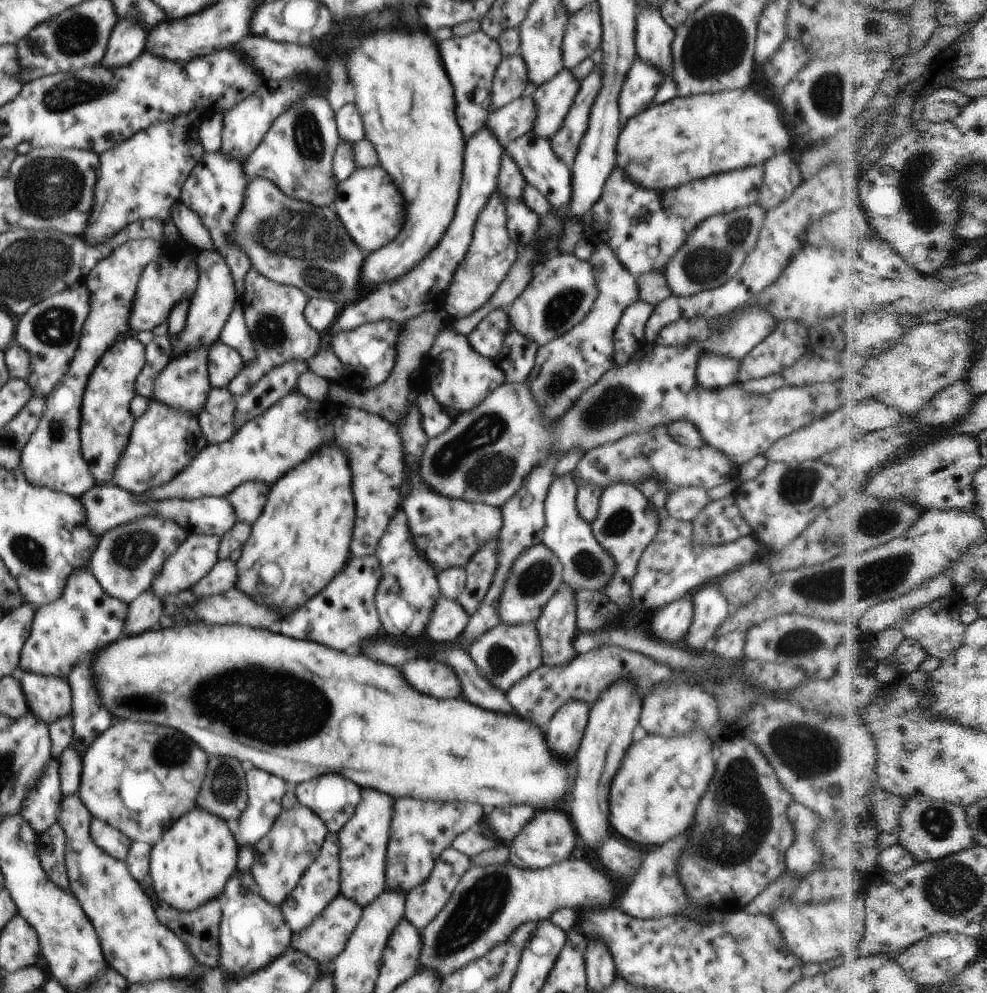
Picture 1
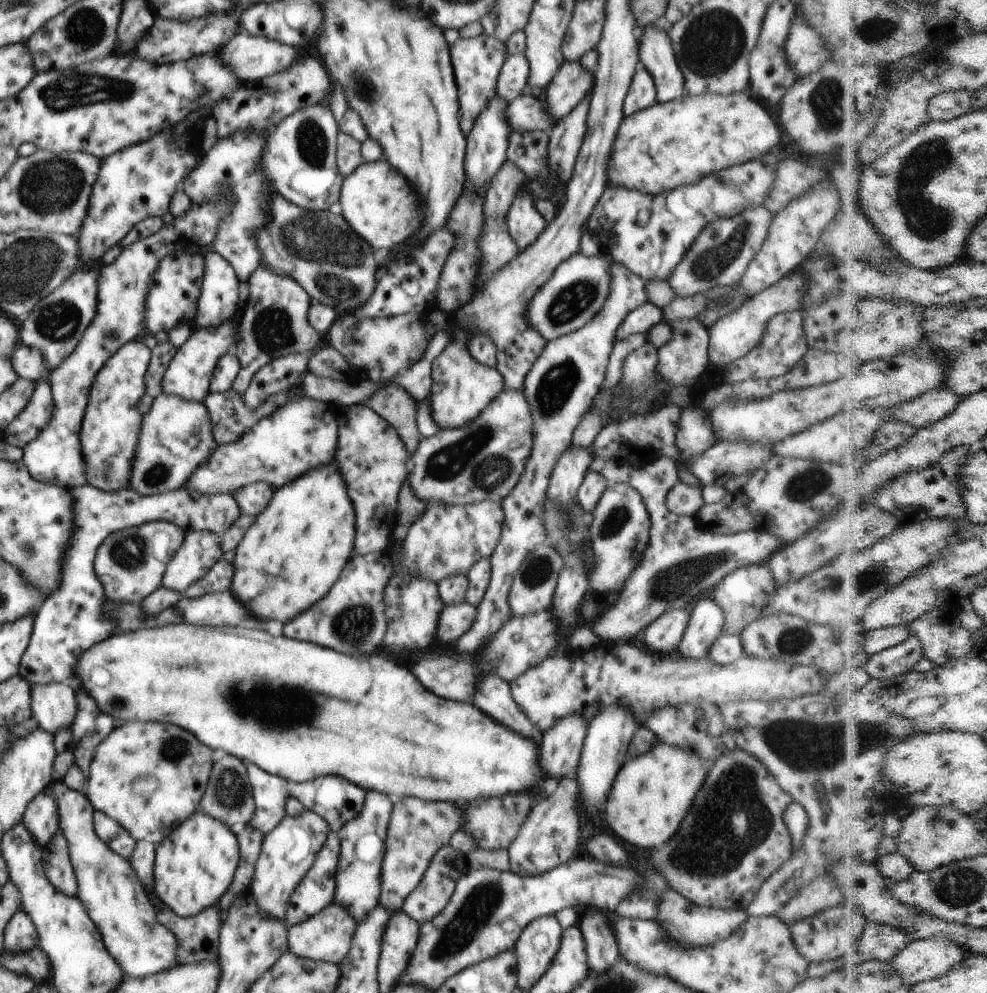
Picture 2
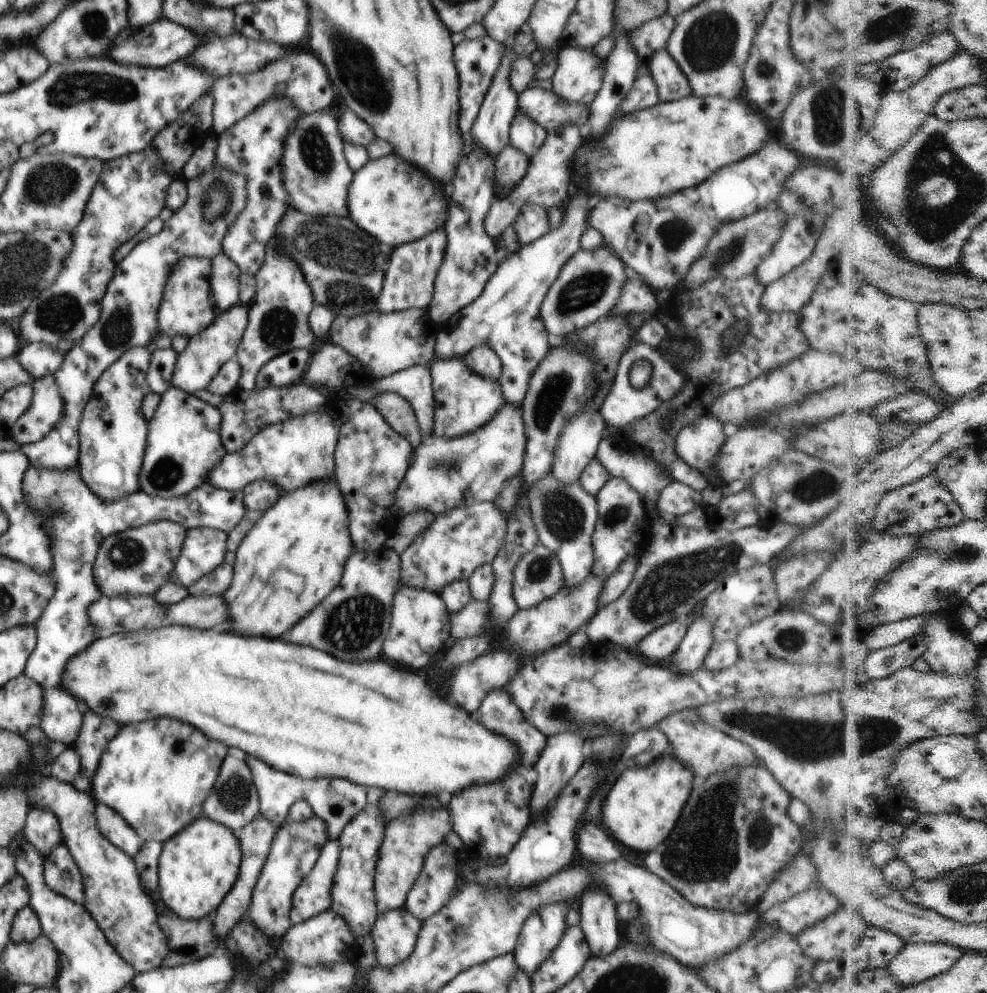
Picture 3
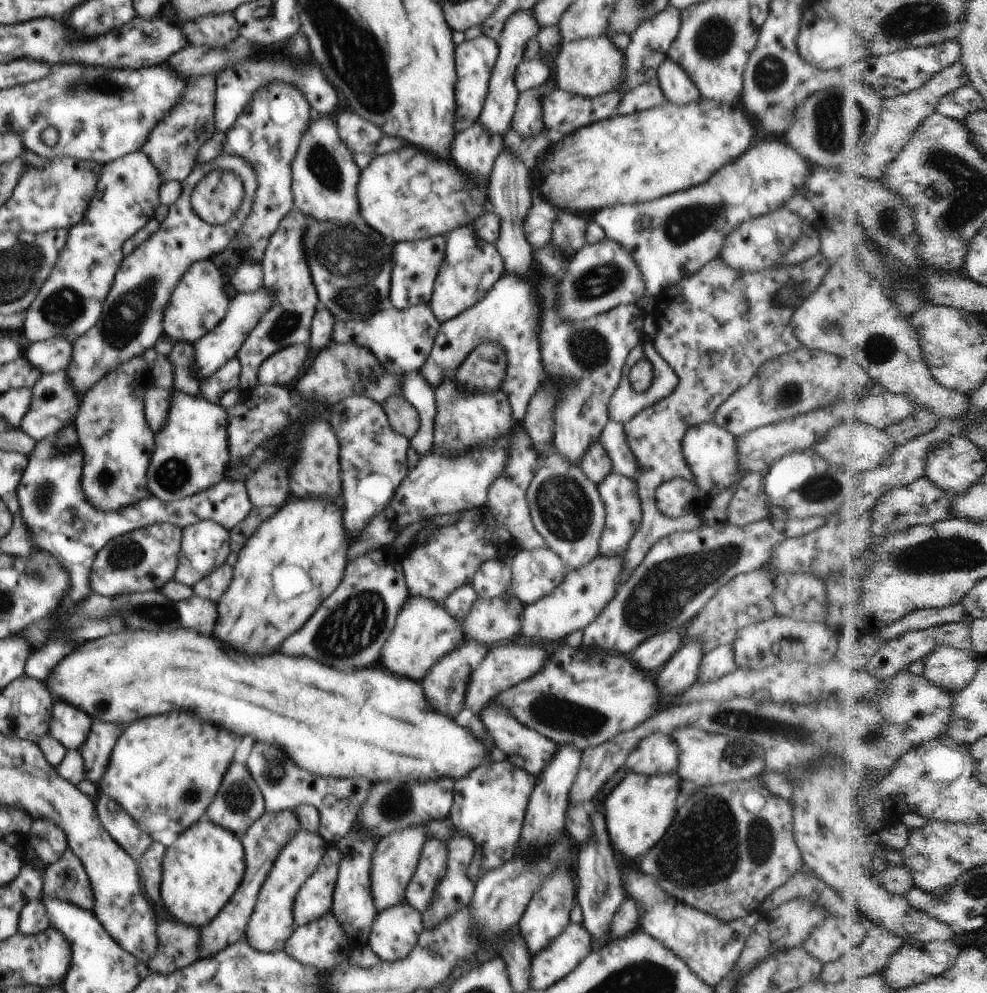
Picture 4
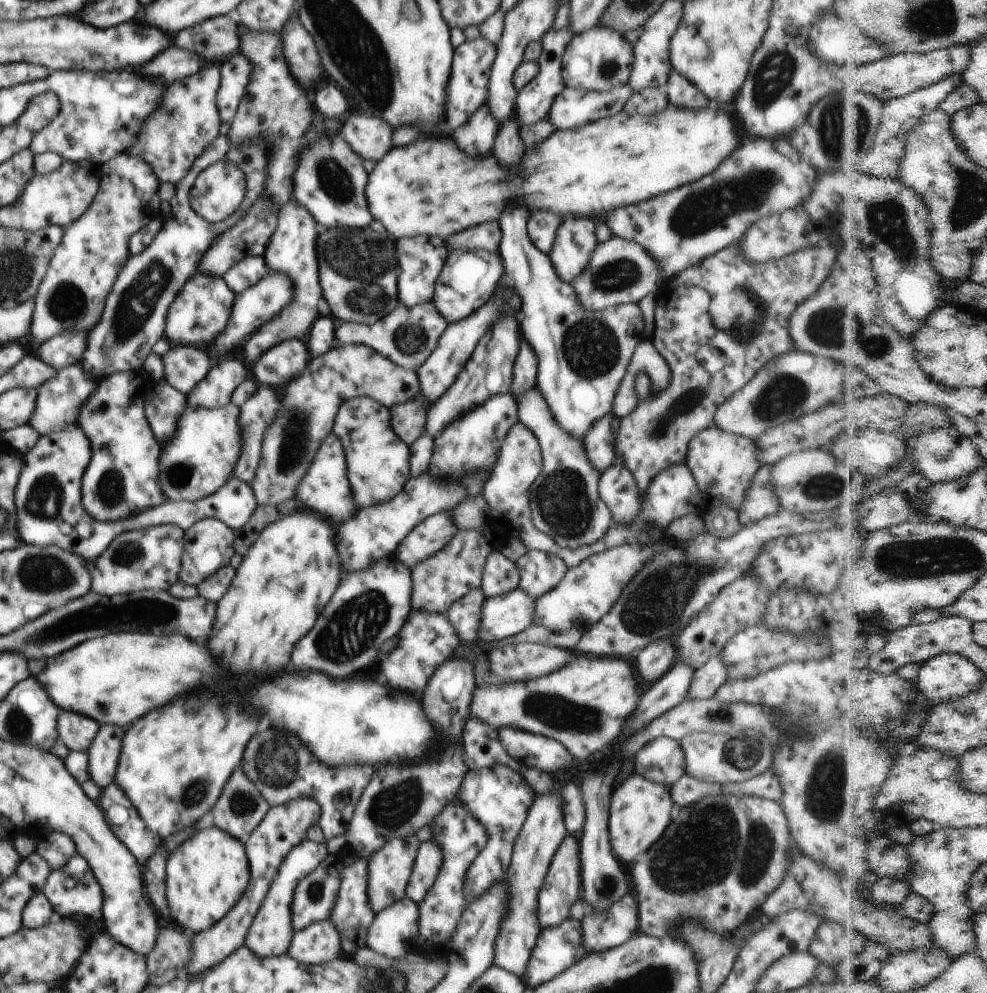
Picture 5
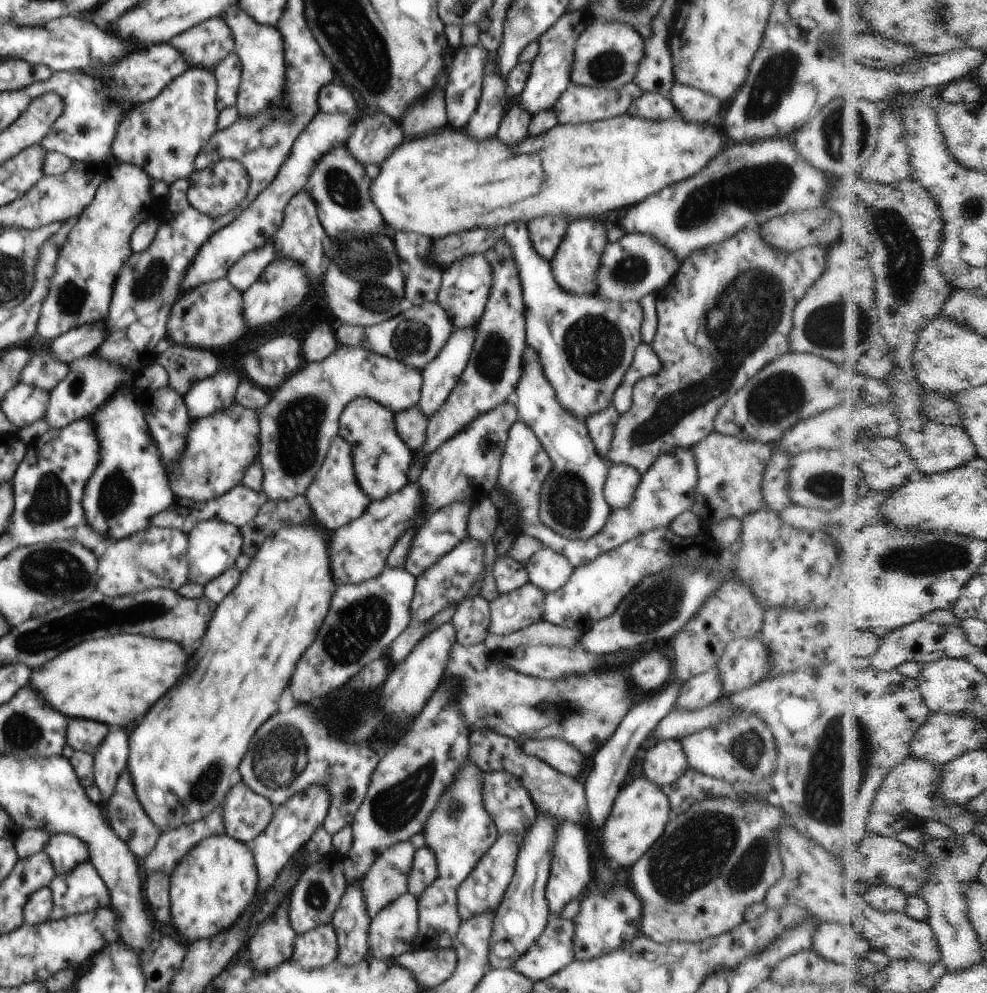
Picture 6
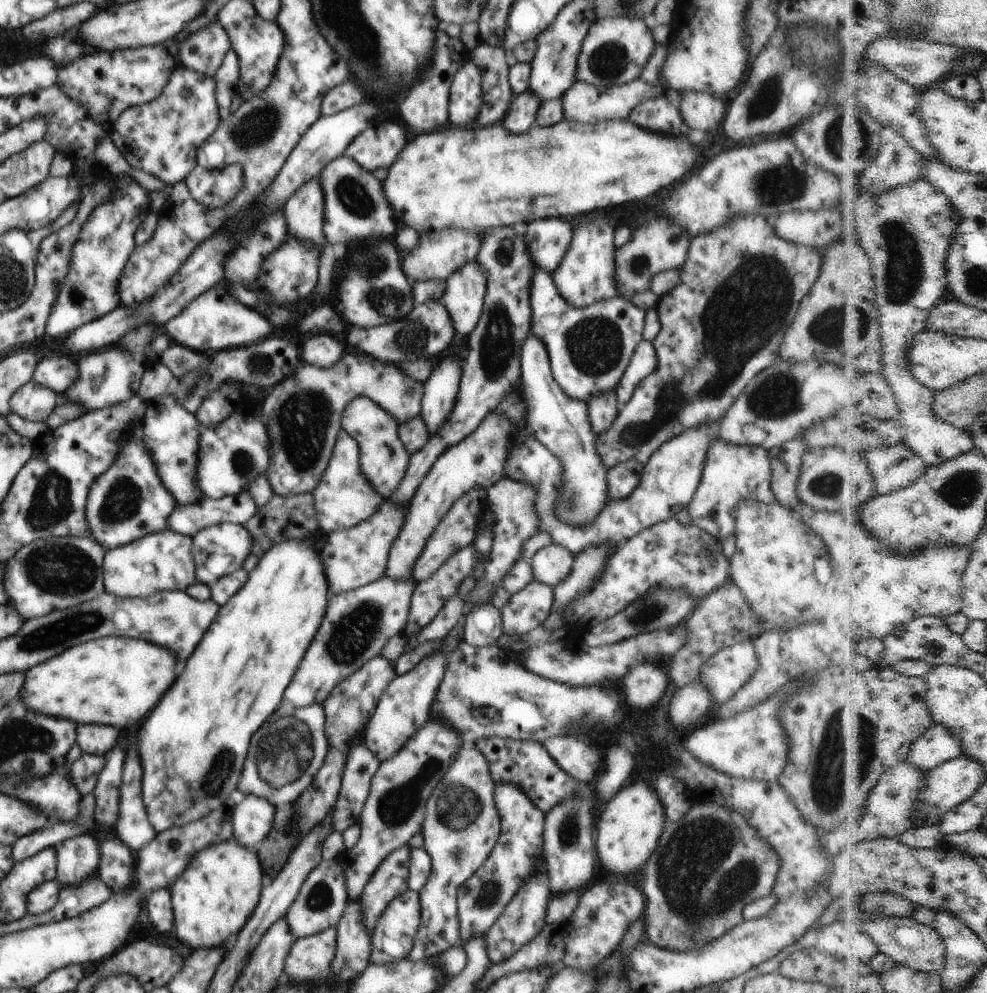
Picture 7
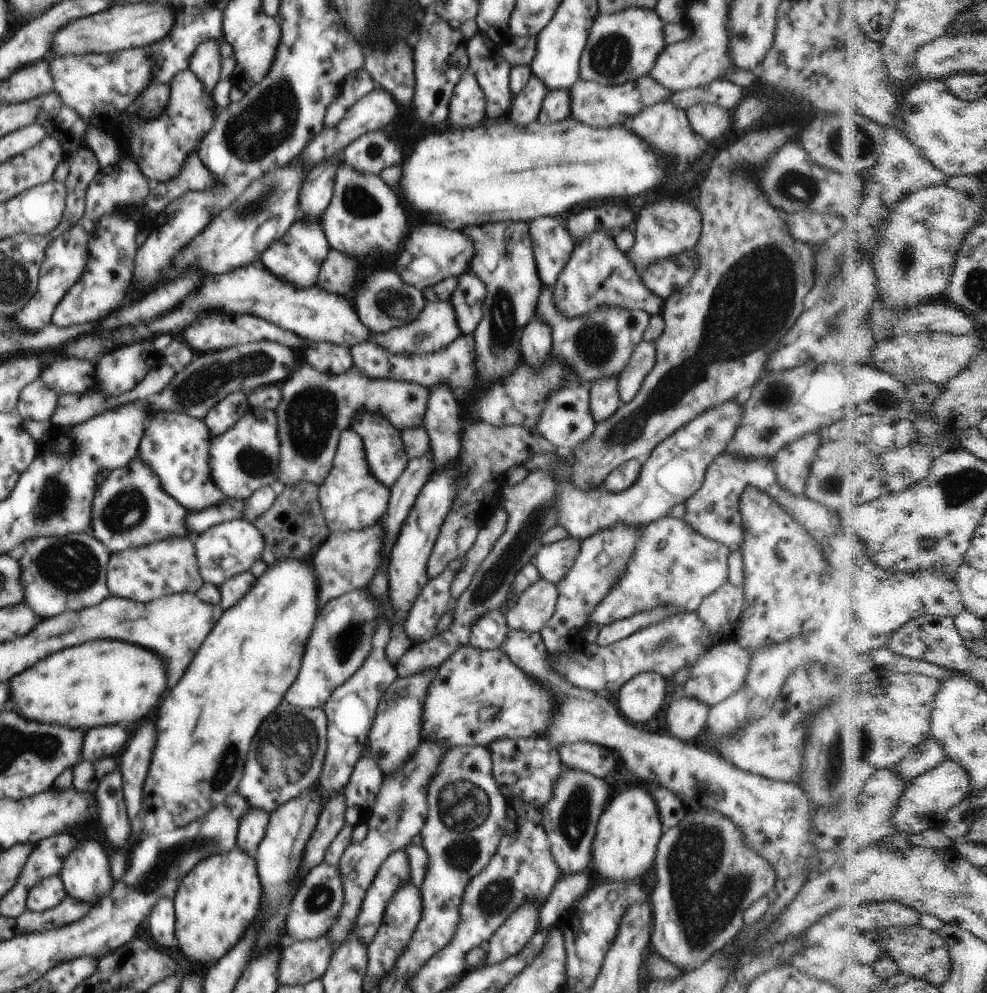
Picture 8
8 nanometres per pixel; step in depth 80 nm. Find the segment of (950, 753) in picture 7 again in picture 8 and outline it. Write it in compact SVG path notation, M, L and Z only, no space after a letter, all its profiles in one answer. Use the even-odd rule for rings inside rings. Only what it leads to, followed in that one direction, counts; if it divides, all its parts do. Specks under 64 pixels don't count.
M932 736L929 741L916 747L910 755L892 769L899 773L908 785L911 785L919 776L935 769L947 758L946 750L937 737Z

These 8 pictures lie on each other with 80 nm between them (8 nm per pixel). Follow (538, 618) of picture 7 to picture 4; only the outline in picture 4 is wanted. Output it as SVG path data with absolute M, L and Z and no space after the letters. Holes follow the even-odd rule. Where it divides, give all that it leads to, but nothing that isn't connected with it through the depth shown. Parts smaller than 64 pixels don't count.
M512 593L491 600L477 599L461 623L464 640L498 644L520 635L520 614L524 608Z

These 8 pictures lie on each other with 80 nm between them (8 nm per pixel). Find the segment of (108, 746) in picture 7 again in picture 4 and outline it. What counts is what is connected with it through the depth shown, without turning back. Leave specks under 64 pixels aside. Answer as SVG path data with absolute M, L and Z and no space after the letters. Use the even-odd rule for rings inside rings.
M54 698L52 718L48 722L48 735L56 738L70 750L80 750L86 742L93 720L74 708L74 704L66 704L64 700Z

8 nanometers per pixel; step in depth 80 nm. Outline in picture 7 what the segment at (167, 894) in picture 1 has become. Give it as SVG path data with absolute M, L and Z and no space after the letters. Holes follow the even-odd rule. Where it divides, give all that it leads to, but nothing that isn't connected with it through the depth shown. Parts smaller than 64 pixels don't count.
M234 837L200 851L170 888L176 938L192 950L222 946L232 934L238 934L242 930L242 926L254 912L260 900L263 875L259 856L242 846Z

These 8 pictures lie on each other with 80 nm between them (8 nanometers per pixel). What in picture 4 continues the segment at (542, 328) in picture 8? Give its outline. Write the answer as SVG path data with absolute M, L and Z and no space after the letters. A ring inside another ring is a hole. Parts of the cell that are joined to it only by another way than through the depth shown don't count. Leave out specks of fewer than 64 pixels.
M552 444L527 489L528 512L534 530L546 540L547 547L565 562L569 572L586 568L598 555L598 542L604 532L606 512L596 484L588 480L580 466L572 466Z

